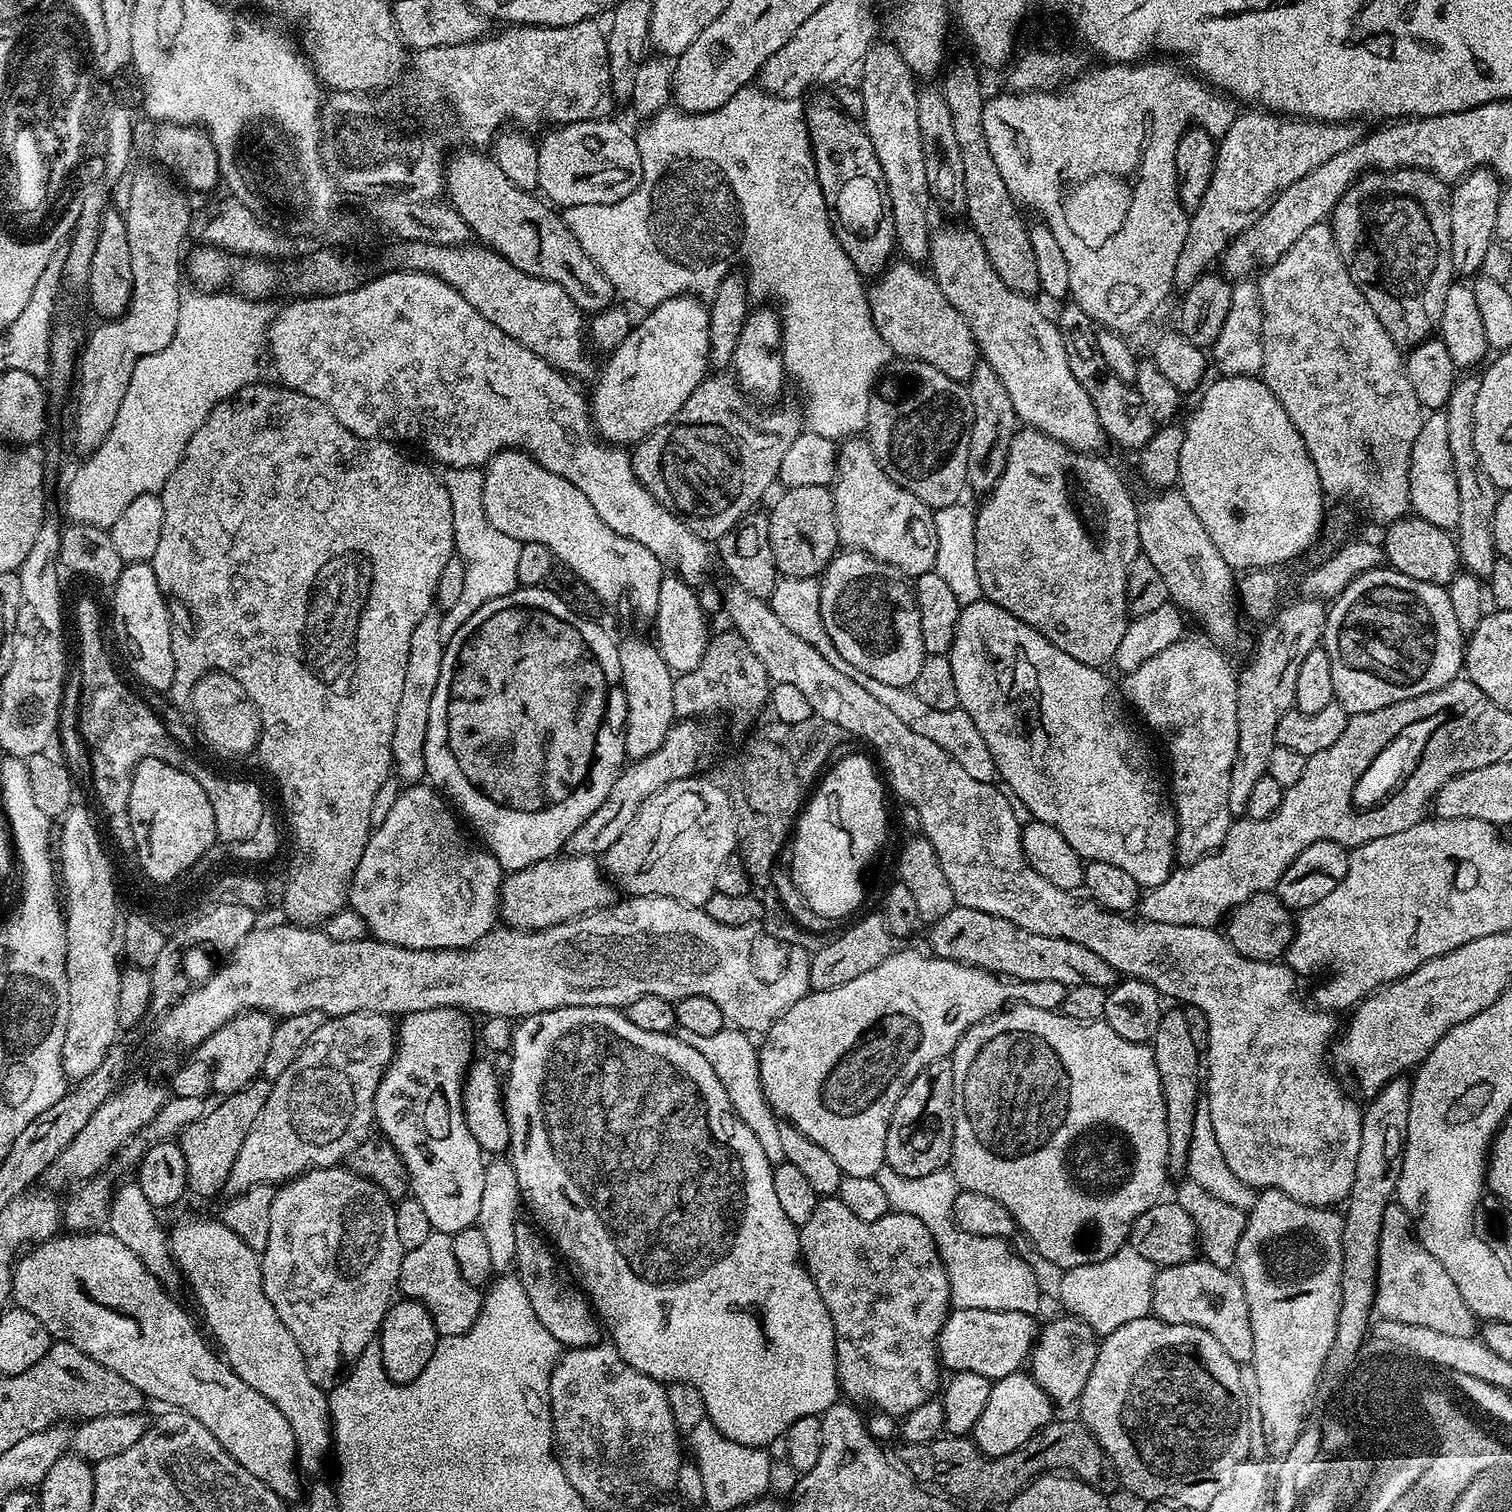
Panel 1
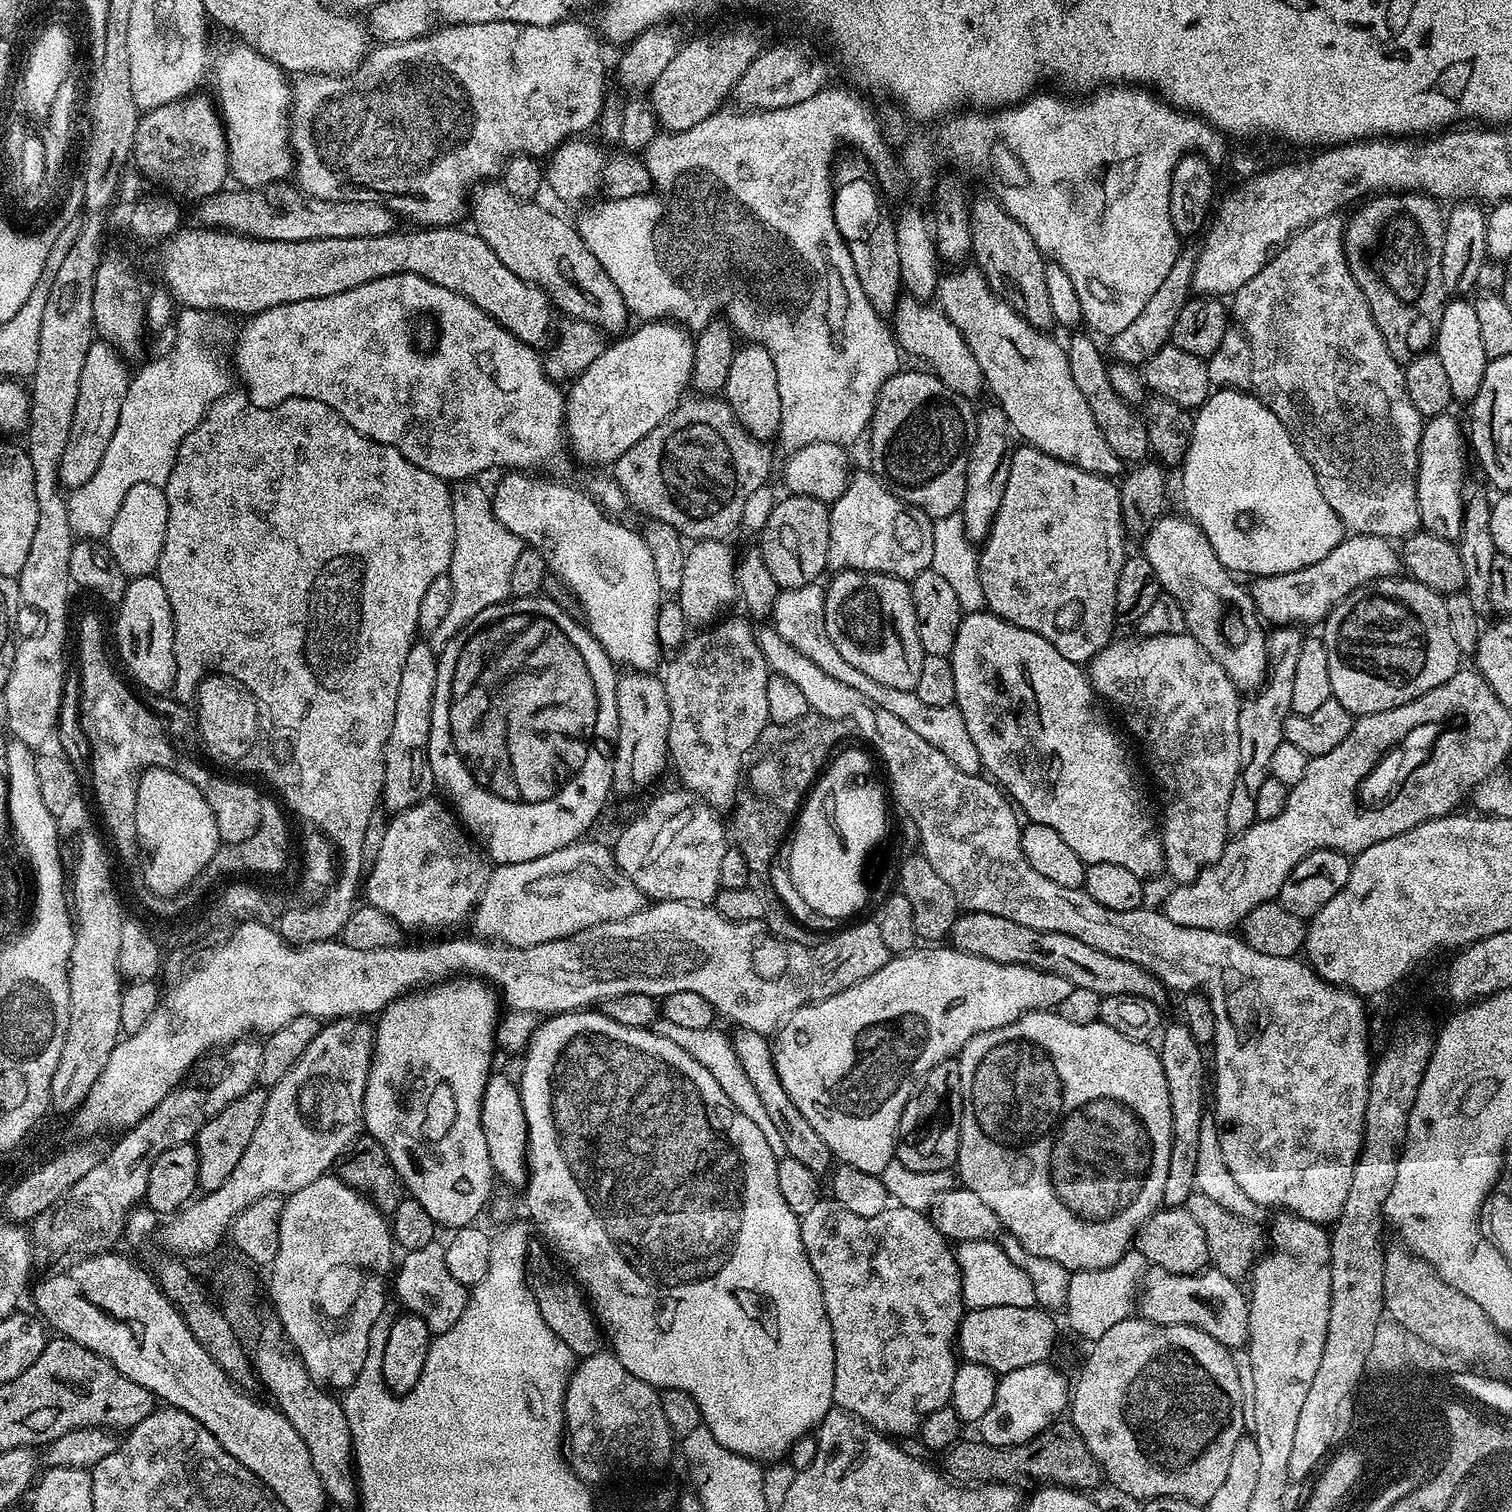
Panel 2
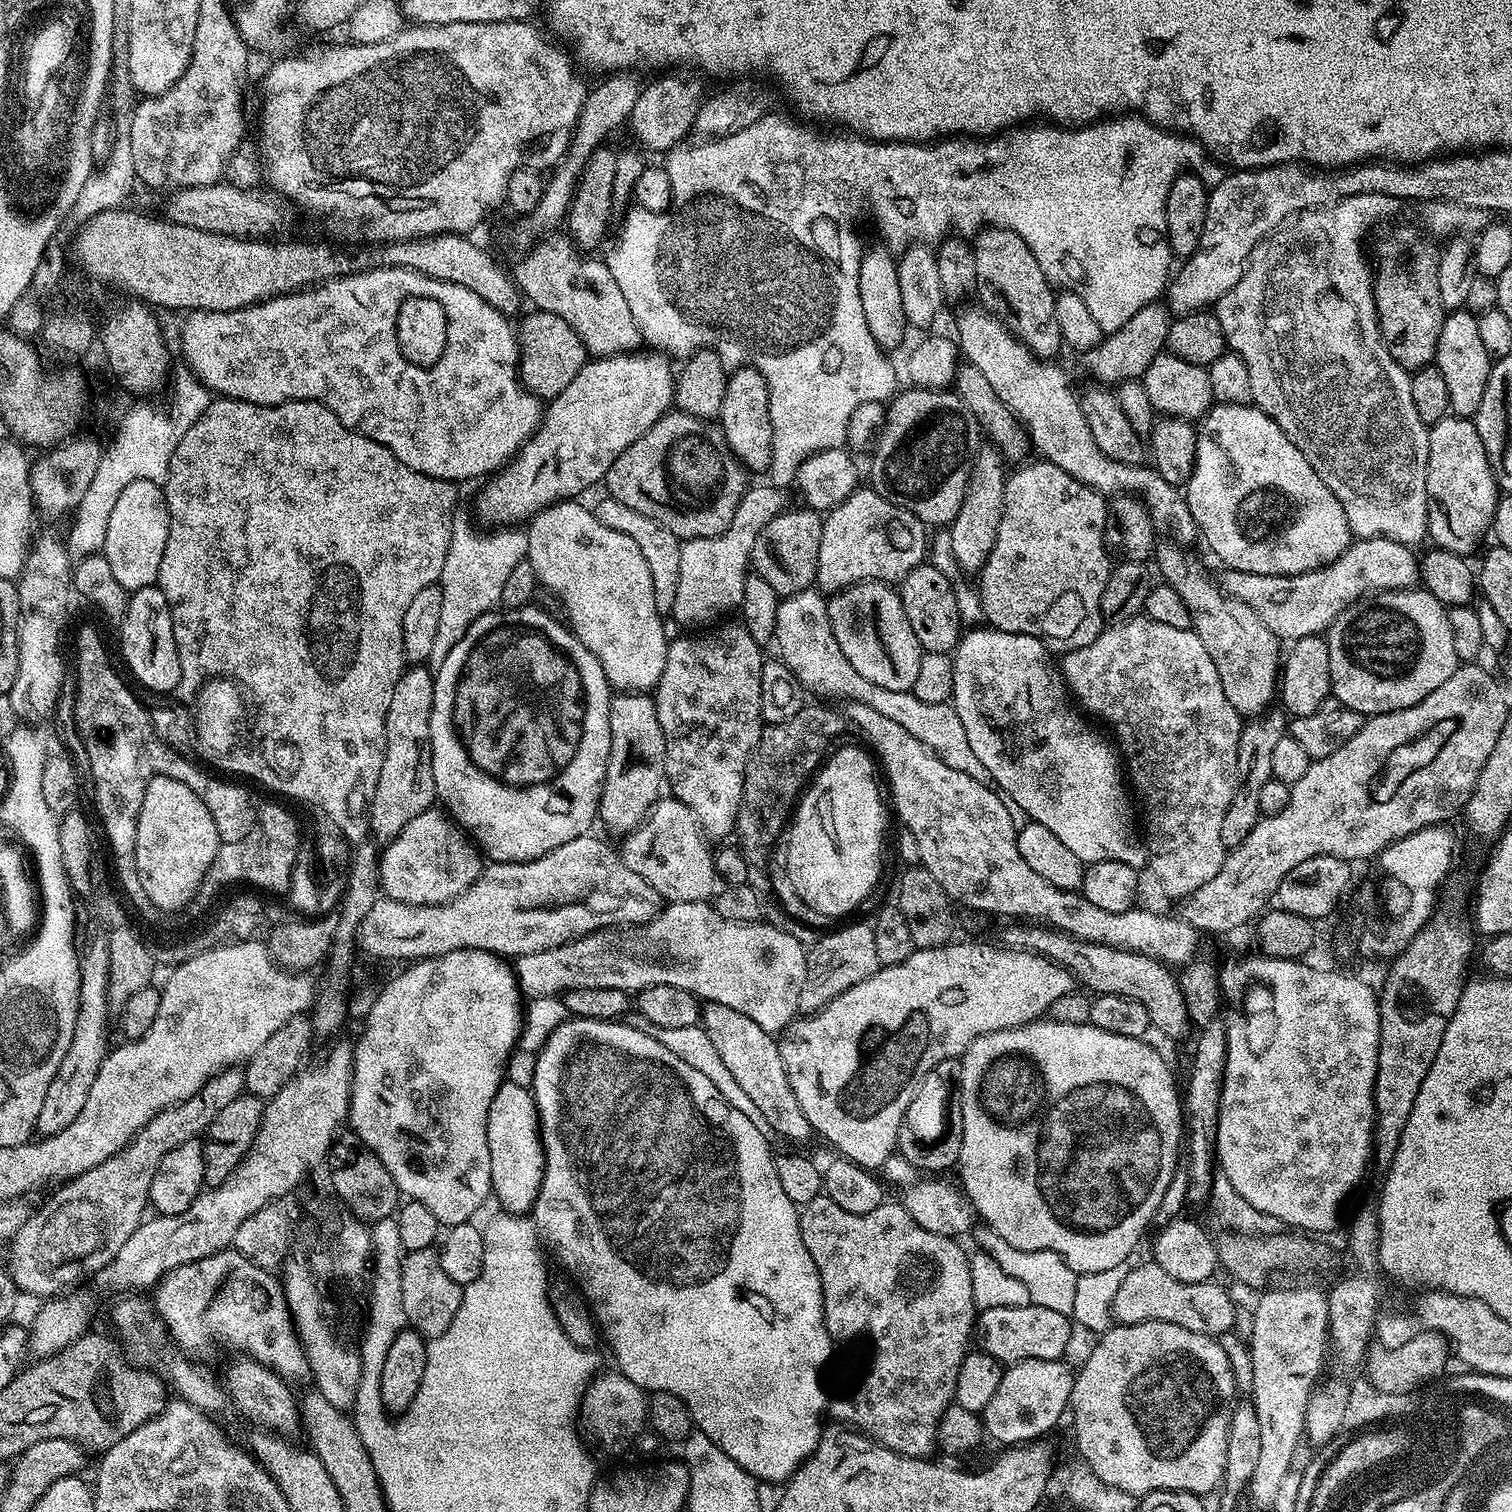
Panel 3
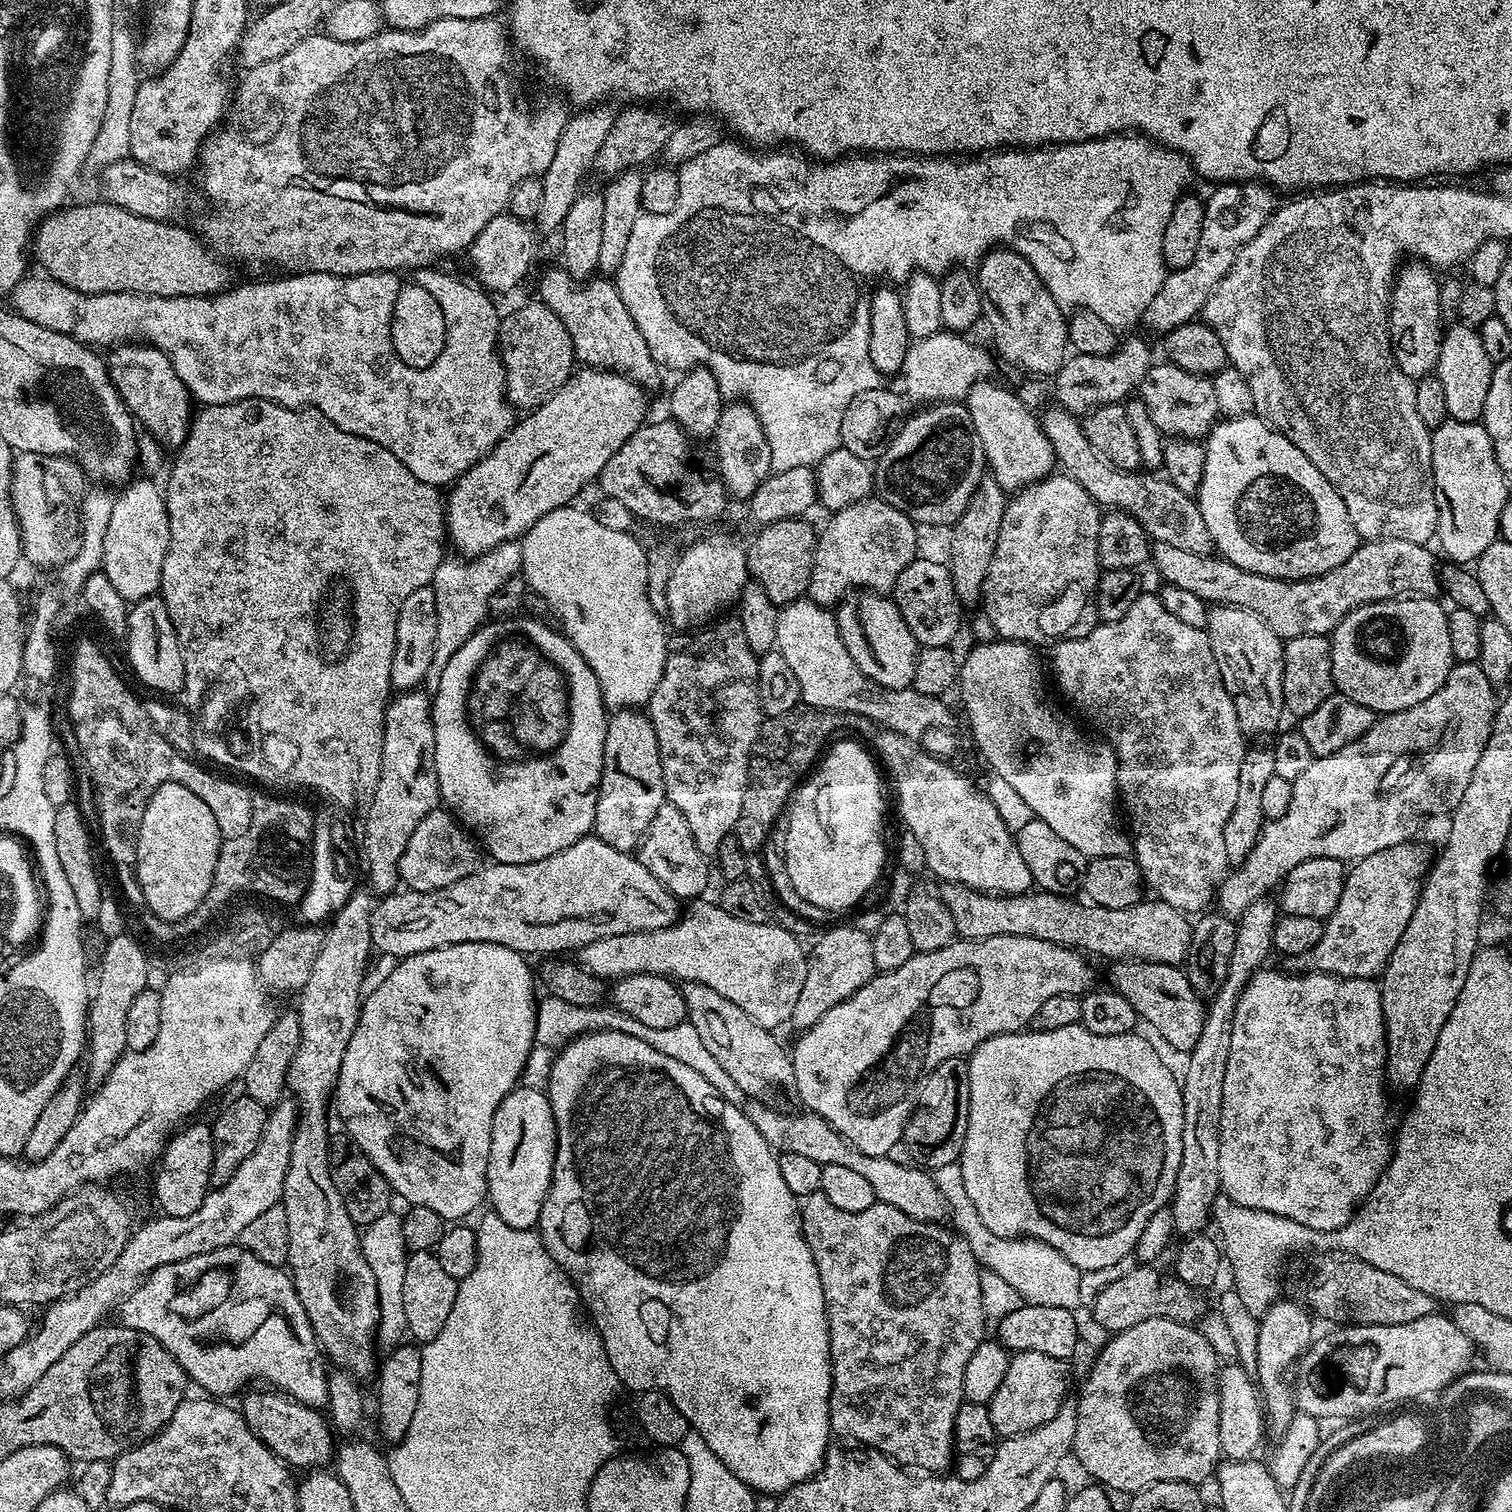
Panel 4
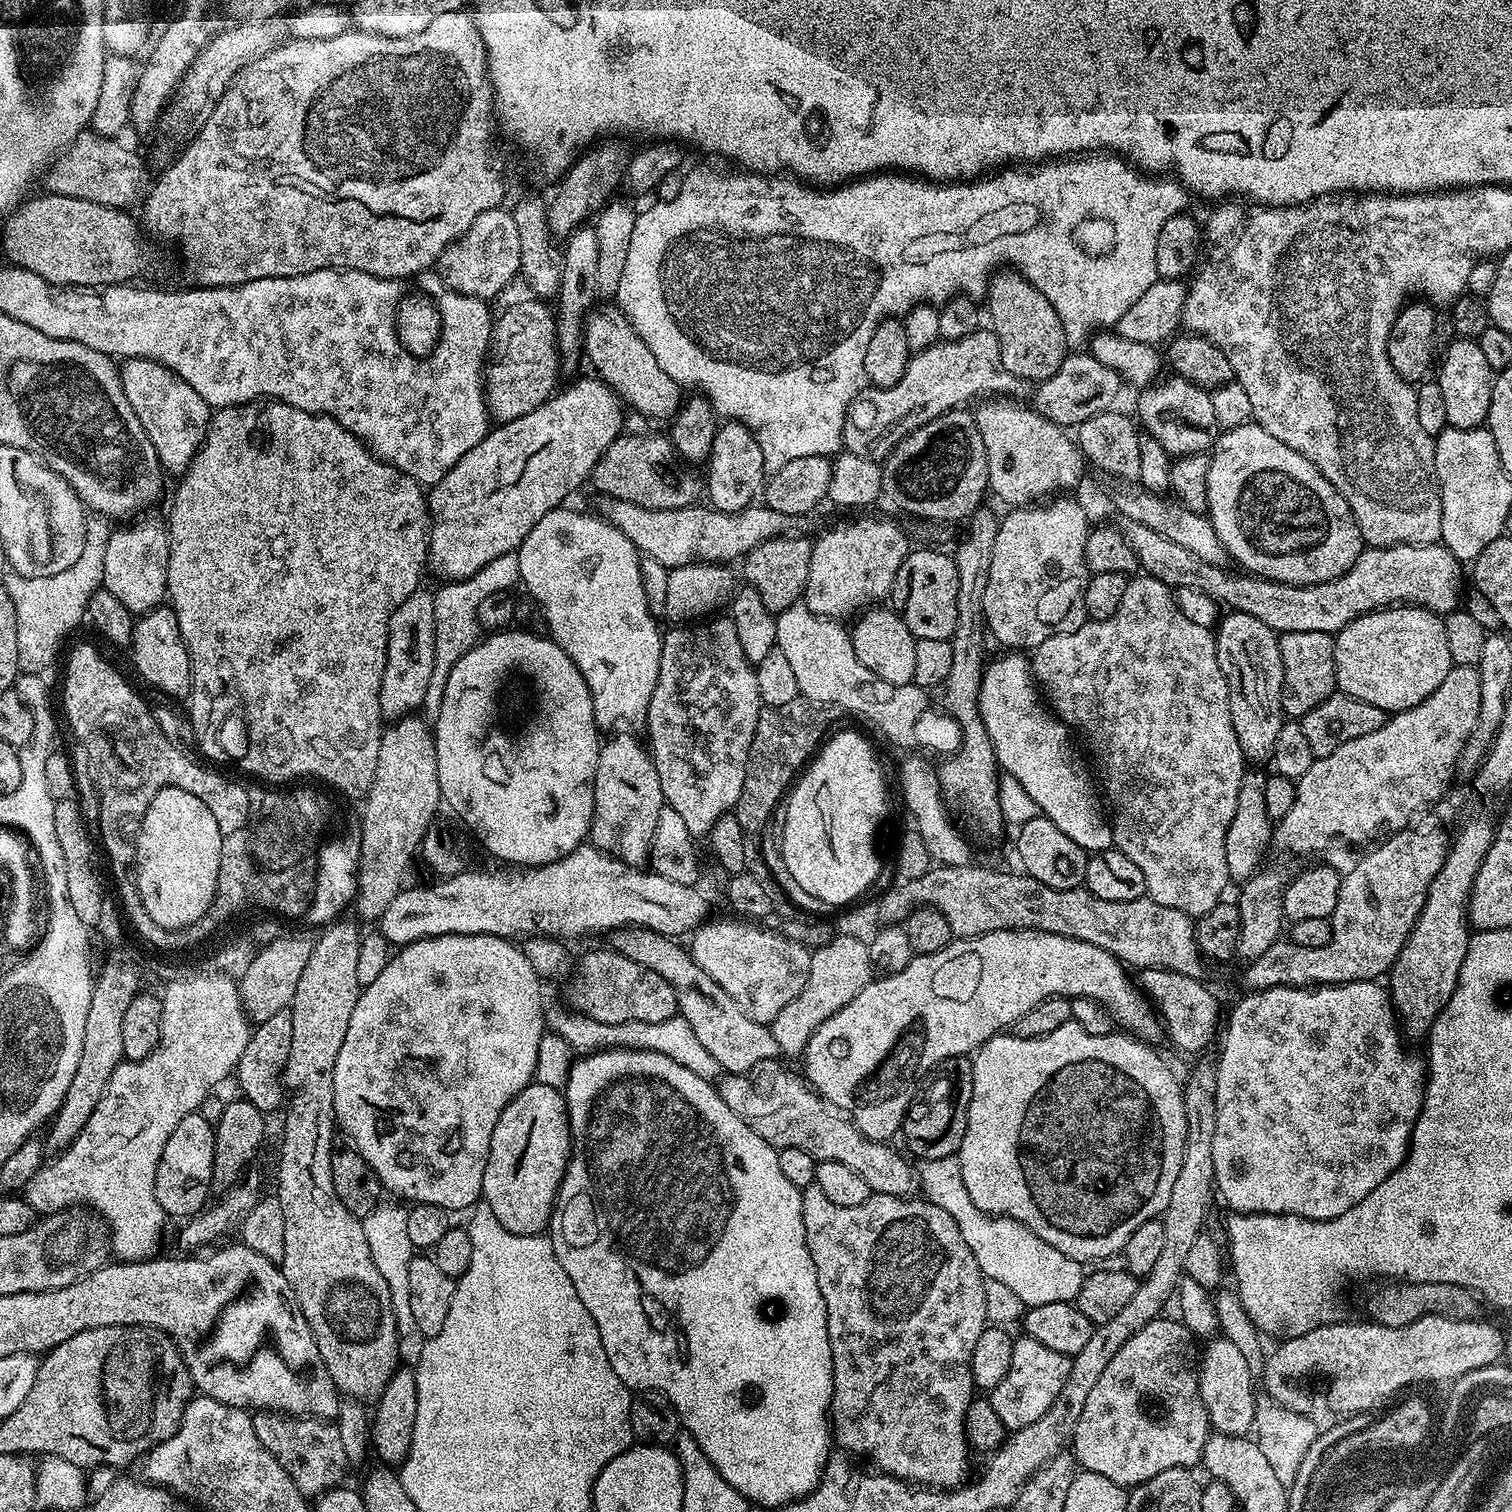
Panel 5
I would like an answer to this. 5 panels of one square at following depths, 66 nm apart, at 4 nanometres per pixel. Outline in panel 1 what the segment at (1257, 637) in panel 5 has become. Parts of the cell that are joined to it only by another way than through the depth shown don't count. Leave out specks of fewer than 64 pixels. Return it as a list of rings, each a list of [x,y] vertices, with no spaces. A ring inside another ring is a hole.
[[[1156,490],[1138,504],[1138,538],[1143,556],[1162,574],[1168,599],[1181,612],[1192,616],[1204,627],[1203,635],[1221,650],[1229,650],[1240,640],[1242,612],[1238,607],[1238,580],[1234,569],[1218,554],[1210,542],[1206,526],[1190,510],[1184,493],[1179,490]]]

